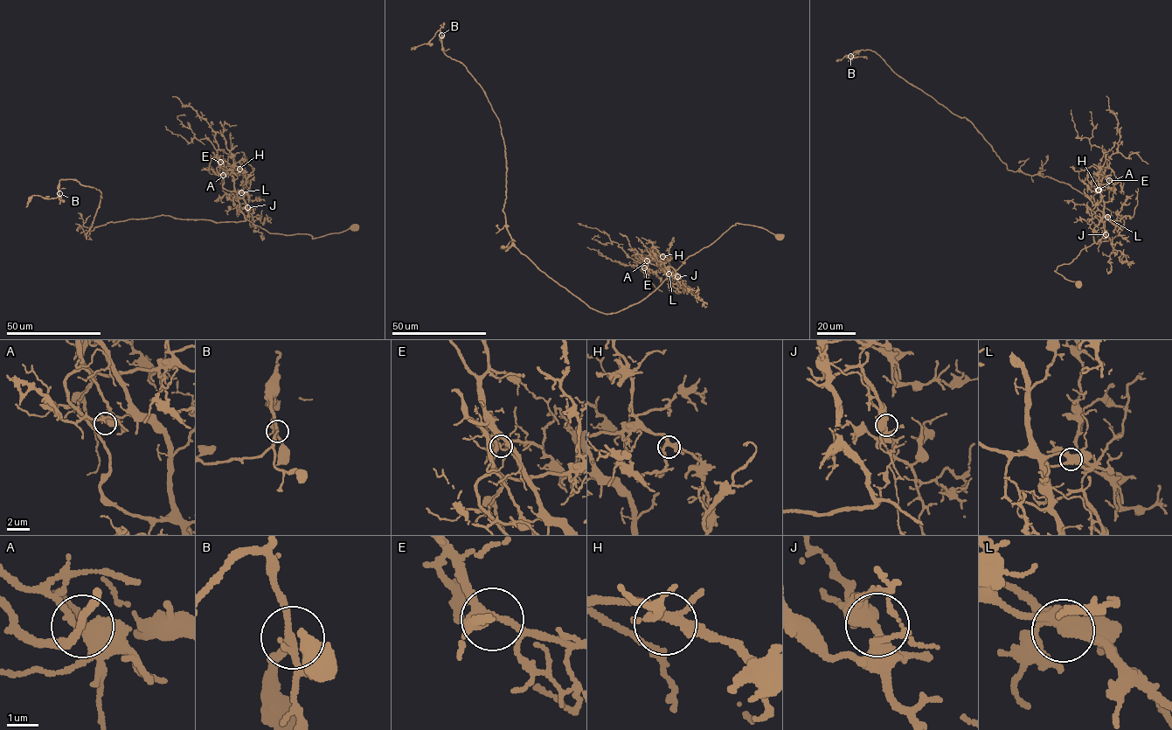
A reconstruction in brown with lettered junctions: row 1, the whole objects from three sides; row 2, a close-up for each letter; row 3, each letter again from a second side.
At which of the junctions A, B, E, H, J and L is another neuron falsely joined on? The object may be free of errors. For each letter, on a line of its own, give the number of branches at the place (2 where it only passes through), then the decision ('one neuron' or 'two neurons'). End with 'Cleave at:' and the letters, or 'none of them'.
A: 4 | one neuron
B: 4 | one neuron
E: 4 | one neuron
H: 5 | one neuron
J: 3 | one neuron
L: 4 | two neurons
Cleave at: L

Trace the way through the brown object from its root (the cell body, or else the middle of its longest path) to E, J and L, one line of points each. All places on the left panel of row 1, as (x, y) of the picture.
E: (354, 226), (312, 239), (306, 233), (269, 232), (246, 219), (239, 209), (232, 176), (220, 162)
J: (354, 226), (312, 239), (306, 233), (270, 233), (246, 220), (247, 207)
L: (354, 226), (312, 239), (306, 233), (269, 232), (246, 219), (238, 201), (237, 194), (241, 191)

